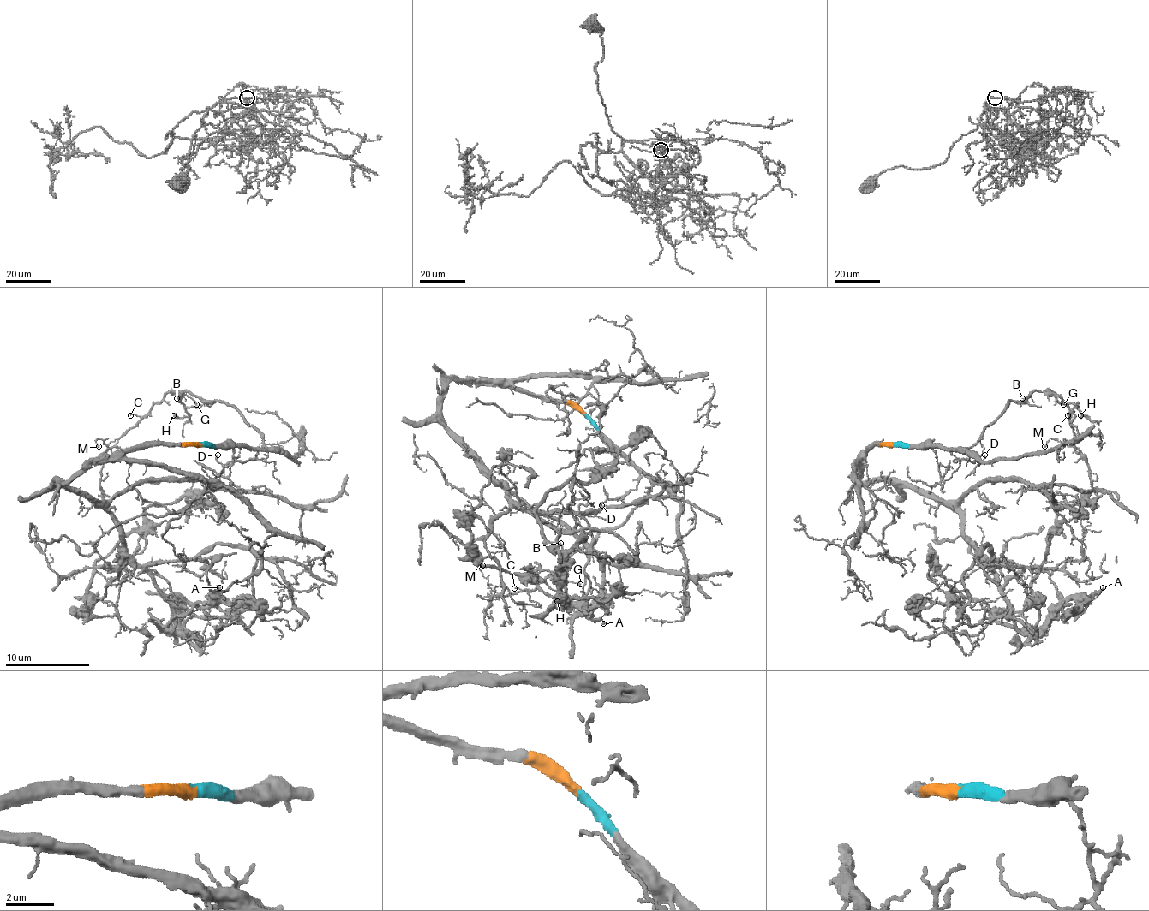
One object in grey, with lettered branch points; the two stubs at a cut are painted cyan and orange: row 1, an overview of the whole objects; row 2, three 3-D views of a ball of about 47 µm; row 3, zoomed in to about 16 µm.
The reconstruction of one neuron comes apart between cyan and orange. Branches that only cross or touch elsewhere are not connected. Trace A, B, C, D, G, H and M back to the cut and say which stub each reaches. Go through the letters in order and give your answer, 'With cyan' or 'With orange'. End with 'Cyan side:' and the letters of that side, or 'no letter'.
A: With orange
B: With cyan
C: With cyan
D: With cyan
G: With cyan
H: With cyan
M: With cyan
Cyan side: B, C, D, G, H, M

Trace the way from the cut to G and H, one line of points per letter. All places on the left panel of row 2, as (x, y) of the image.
G: (199, 443), (266, 448), (264, 439), (233, 406), (207, 401), (188, 391), (182, 391), (197, 404)
H: (199, 443), (266, 448), (264, 439), (233, 406), (207, 401), (182, 391), (180, 401), (188, 414), (174, 414)

